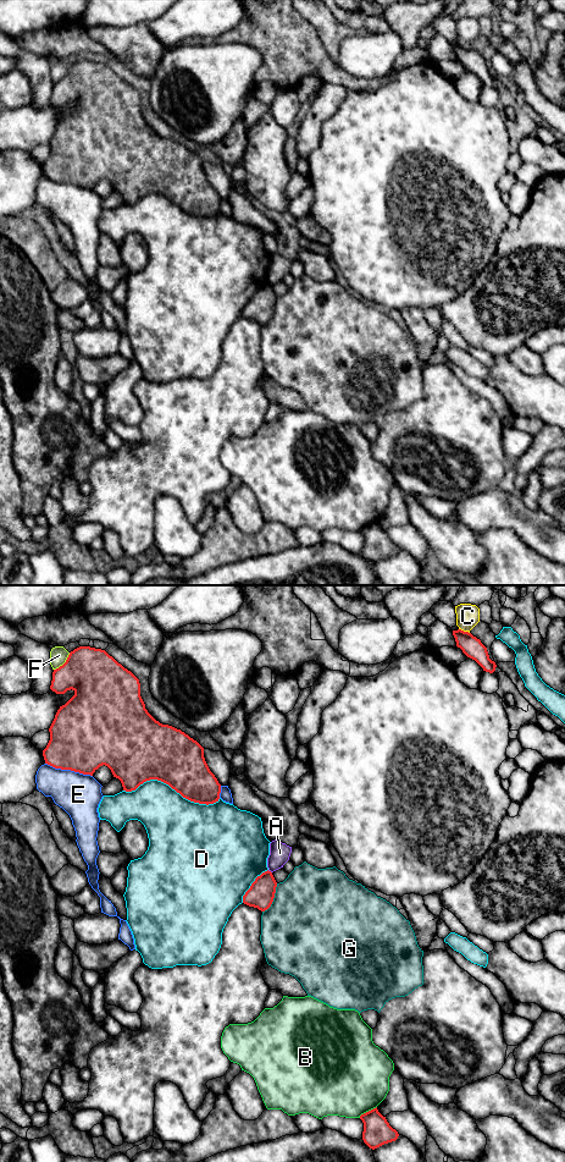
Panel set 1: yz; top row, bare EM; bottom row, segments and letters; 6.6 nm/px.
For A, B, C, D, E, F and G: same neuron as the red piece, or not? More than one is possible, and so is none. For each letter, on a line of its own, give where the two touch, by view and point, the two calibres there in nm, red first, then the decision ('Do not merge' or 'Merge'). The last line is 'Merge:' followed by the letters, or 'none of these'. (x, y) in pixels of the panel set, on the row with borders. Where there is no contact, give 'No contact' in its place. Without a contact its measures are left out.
A: Touches red at yz (270, 871). Thickness 170 nm (red) against 140 nm. Do not merge
B: Touches red at yz (369, 1111). Thickness 190 nm (red) against 500 nm. Do not merge
C: Touches red at yz (463, 631). Thickness 140 nm (red) against 160 nm. Do not merge
D: Touches red at yz (172, 788). Thickness 360 nm (red) against 380 nm. Do not merge
E: Touches red at yz (68, 769). Thickness 460 nm (red) against 280 nm. Do not merge
F: Touches red at yz (65, 662). Thickness 360 nm (red) against 120 nm. Do not merge
G: Touches red at yz (273, 897). Thickness 170 nm (red) against 500 nm. Do not merge
Merge: none of these

